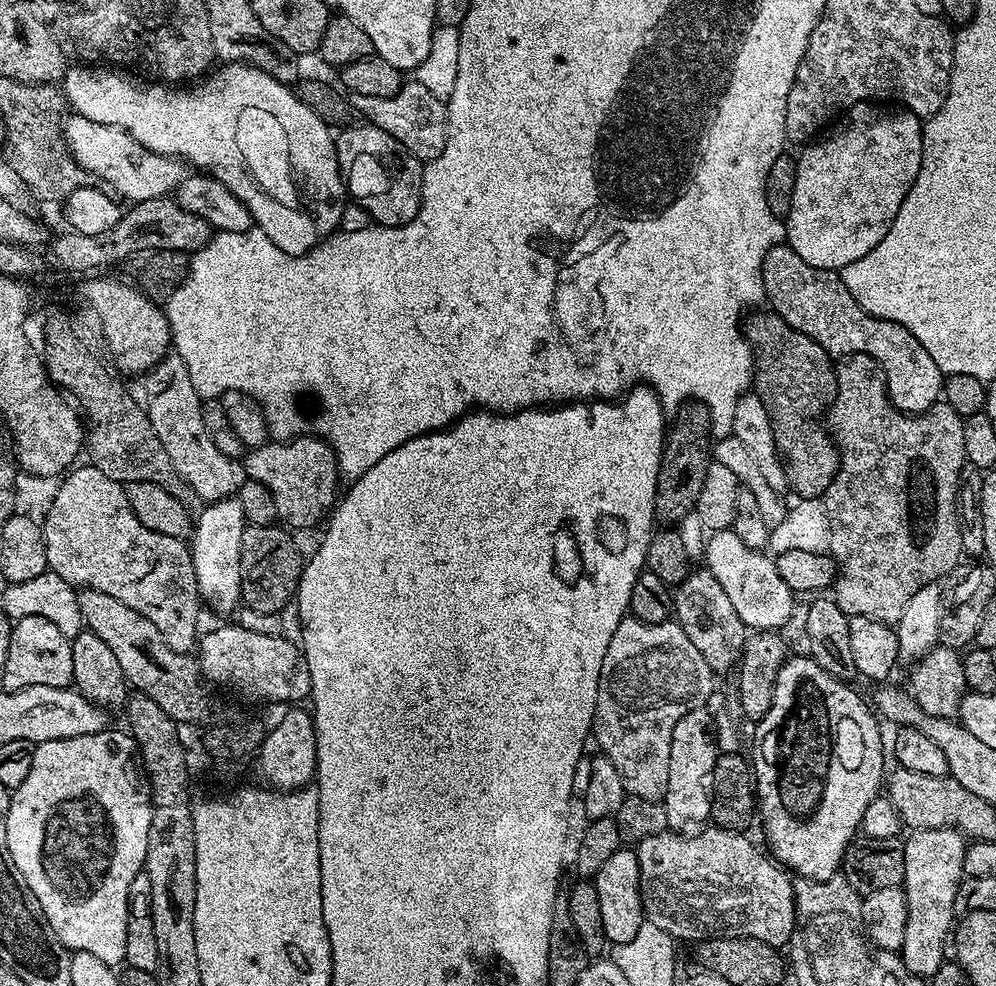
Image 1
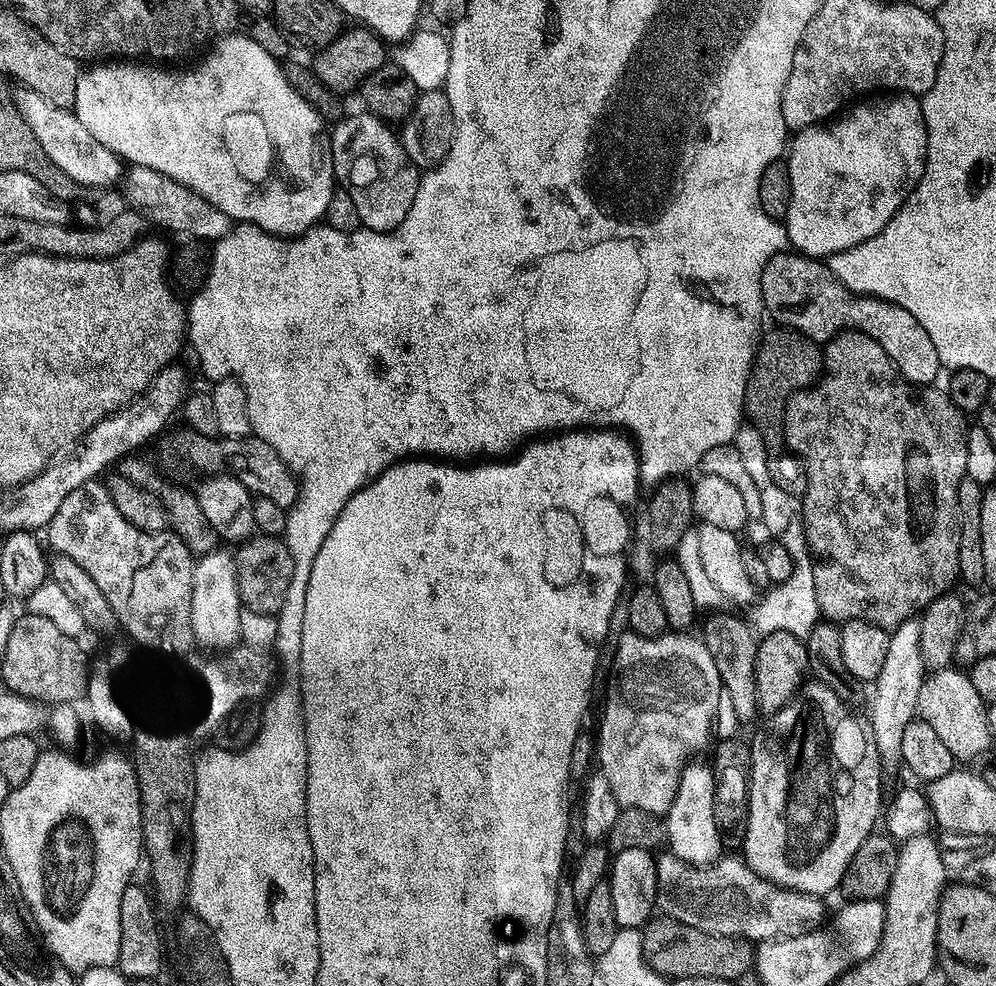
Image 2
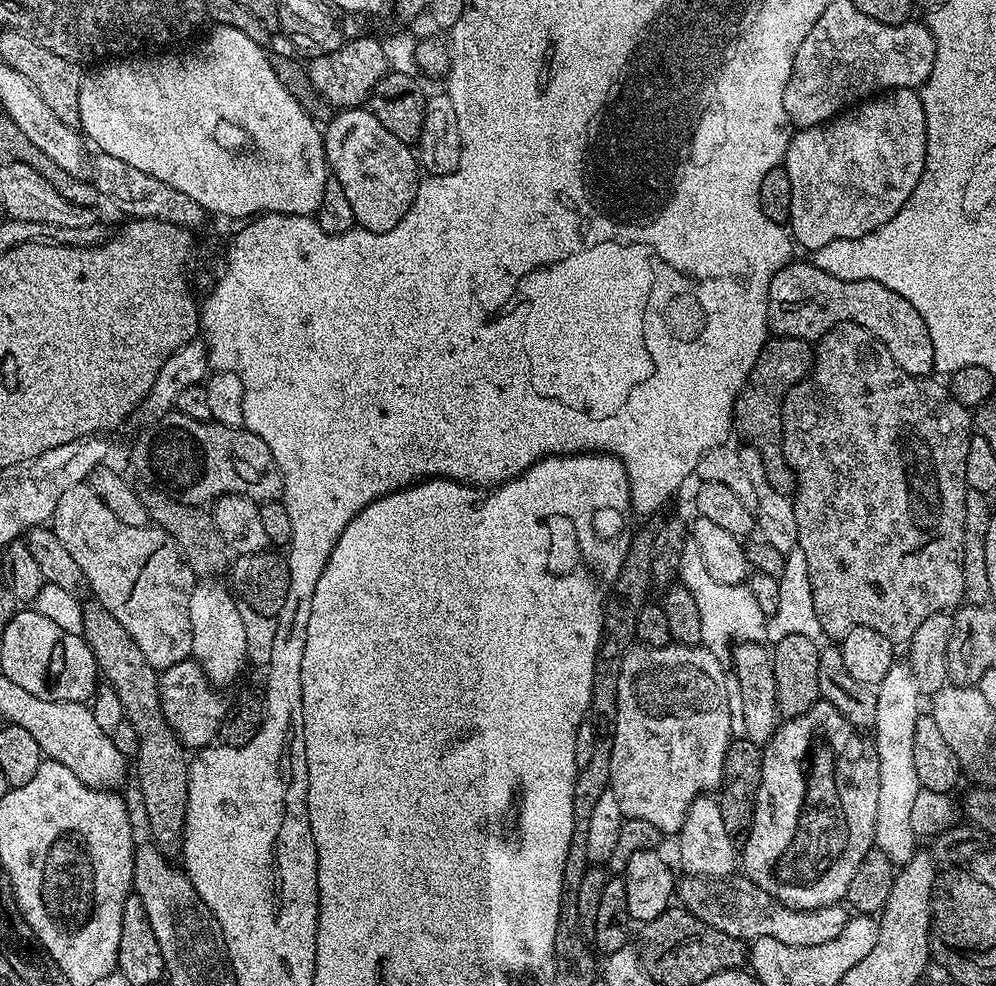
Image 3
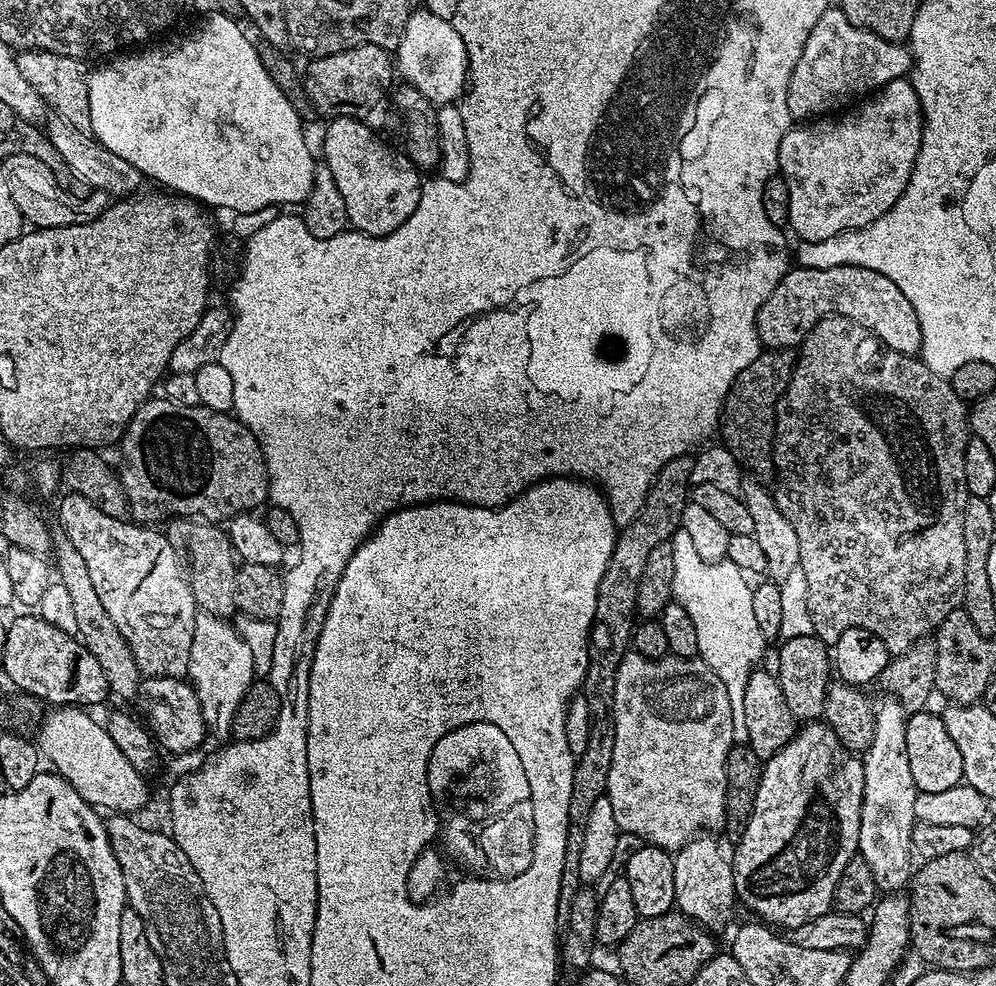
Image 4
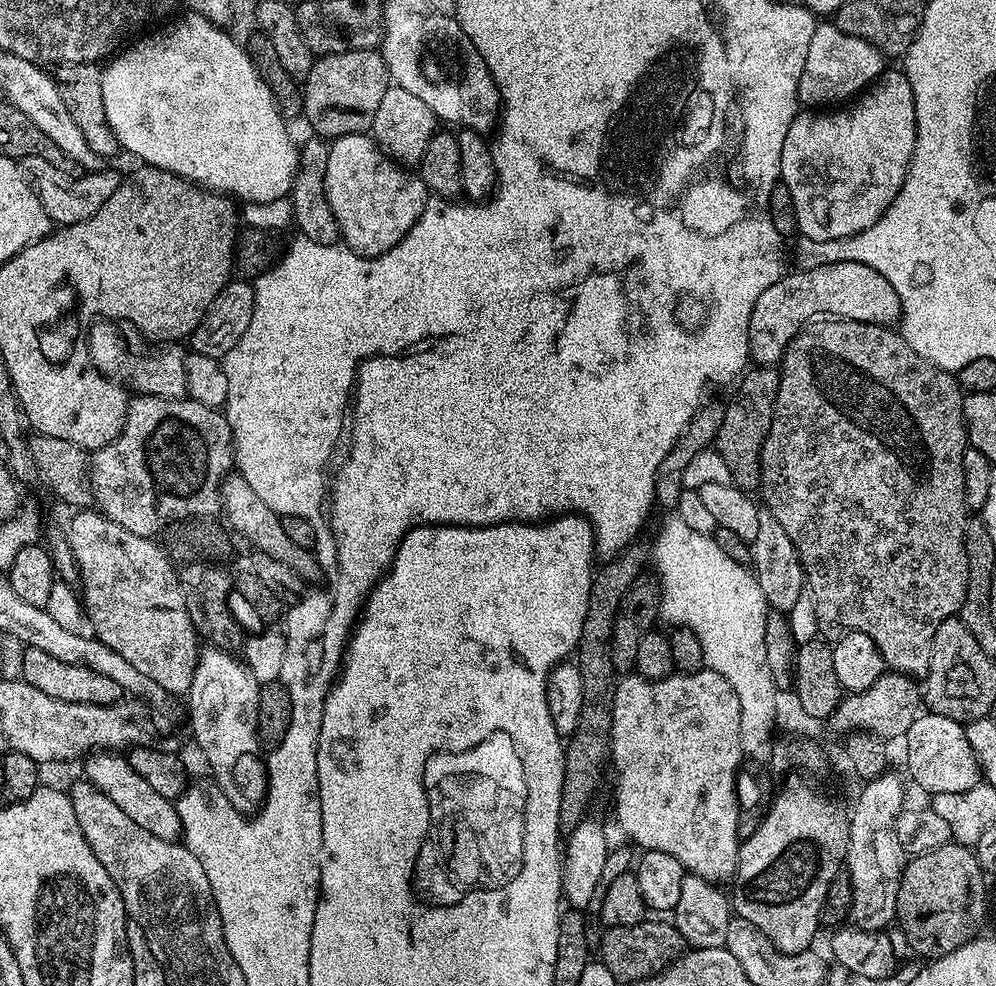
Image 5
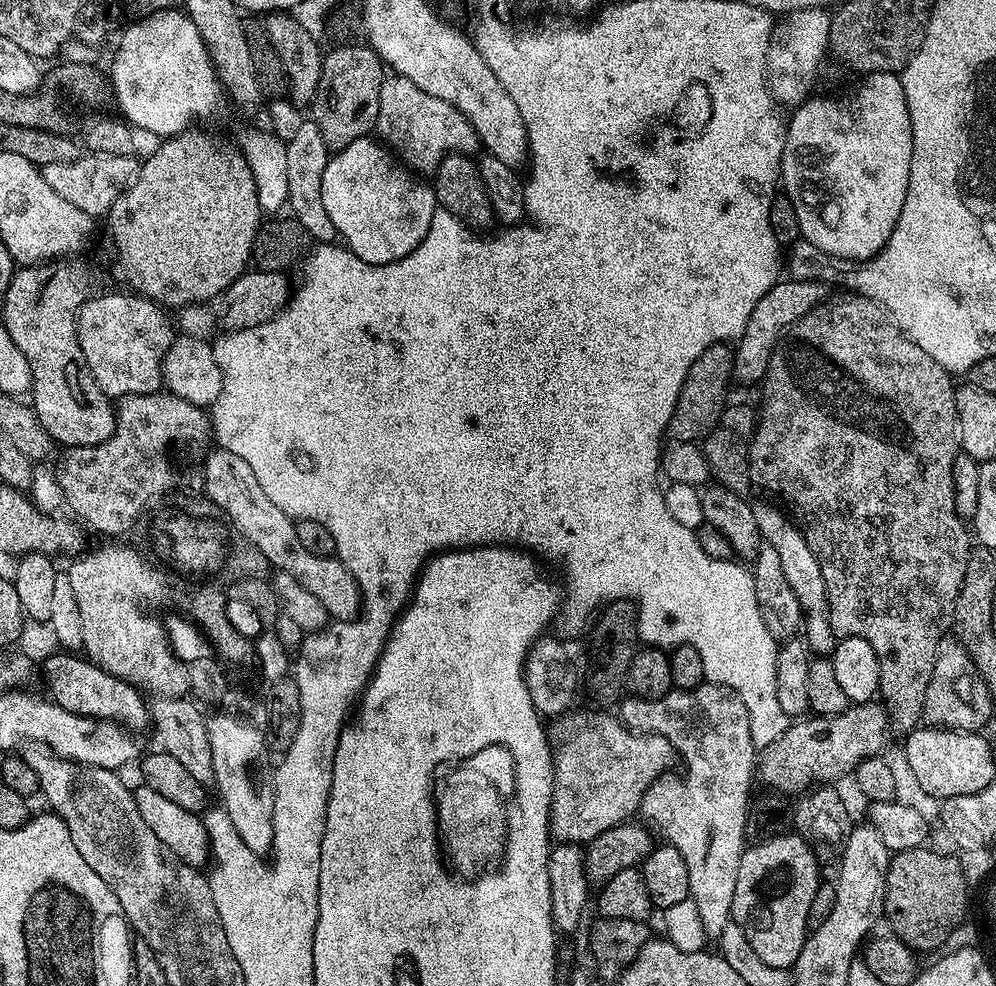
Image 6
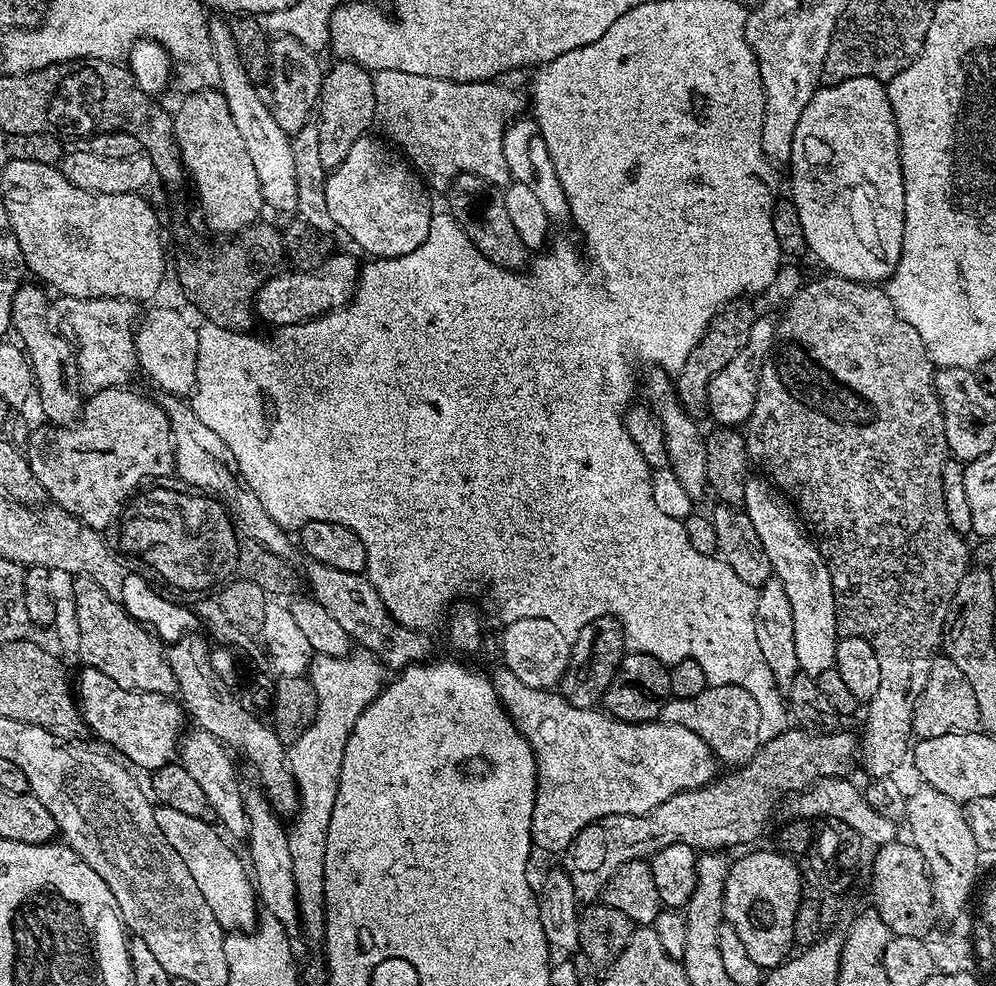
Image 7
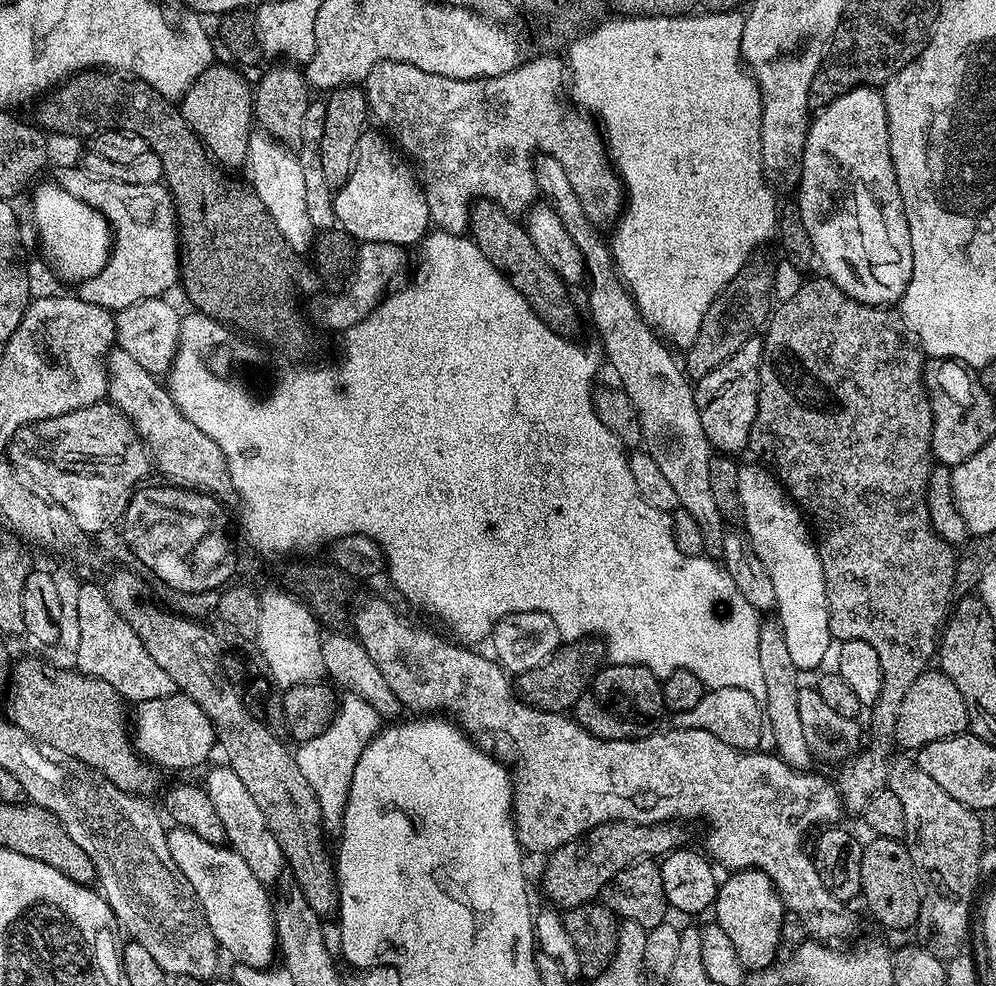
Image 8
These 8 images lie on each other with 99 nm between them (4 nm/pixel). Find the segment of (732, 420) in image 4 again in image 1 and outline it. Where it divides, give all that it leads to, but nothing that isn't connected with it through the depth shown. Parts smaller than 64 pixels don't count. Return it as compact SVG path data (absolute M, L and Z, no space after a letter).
M756 310L743 321L742 331L752 348L752 382L754 394L766 406L766 414L770 414L770 422L774 430L774 442L780 451L780 459L788 472L788 486L801 500L814 500L823 497L830 482L834 482L836 472L840 469L840 452L831 435L816 419L823 417L832 405L836 396L836 364L828 351L814 338L806 338L798 330L794 330L771 310Z

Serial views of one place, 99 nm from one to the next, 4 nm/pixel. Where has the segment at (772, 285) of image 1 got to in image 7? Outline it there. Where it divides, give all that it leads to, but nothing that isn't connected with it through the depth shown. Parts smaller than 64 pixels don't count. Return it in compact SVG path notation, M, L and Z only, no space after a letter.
M764 314L757 315L754 326L750 326L750 338L746 338L746 346L714 378L710 378L708 387L707 415L712 415L713 425L725 428L736 428L747 425L750 414L754 410L754 398L760 381L760 371L764 365L764 358L772 349L772 341L776 335L776 324Z

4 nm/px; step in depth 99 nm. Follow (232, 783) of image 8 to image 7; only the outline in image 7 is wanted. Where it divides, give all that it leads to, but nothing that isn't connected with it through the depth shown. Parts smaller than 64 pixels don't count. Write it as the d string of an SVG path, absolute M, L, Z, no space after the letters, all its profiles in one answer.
M193 727L191 731L183 737L178 753L179 763L183 764L184 769L198 781L198 786L202 786L206 799L210 801L213 817L224 823L223 831L229 837L247 837L248 819L244 805L244 788L236 777L236 768L232 765L231 758L228 757L231 756L229 749L225 748L220 741L215 740L210 733L203 732L201 728Z

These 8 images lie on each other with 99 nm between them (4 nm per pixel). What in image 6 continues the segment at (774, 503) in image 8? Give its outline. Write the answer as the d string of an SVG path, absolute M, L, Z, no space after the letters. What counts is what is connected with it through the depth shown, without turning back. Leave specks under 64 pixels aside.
M756 502L753 505L754 520L758 525L761 539L768 543L778 553L786 578L793 587L795 597L804 617L804 638L809 649L819 655L827 655L835 648L836 637L829 626L828 599L825 598L825 582L822 579L821 567L813 551L806 545L804 535L796 527L792 518L781 508L766 502Z

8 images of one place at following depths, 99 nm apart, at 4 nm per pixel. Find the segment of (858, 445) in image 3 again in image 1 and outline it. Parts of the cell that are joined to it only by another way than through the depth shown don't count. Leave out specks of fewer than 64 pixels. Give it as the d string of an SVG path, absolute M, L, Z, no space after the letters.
M856 352L852 356L843 357L836 364L836 396L826 413L826 428L832 440L836 443L837 450L840 452L840 469L837 470L834 482L830 482L827 492L822 497L824 507L828 511L828 524L831 528L827 551L836 562L837 573L834 581L834 599L838 607L847 616L874 618L874 622L895 625L896 621L902 618L902 610L906 610L906 602L910 602L910 598L914 598L914 594L918 594L918 590L922 590L922 586L943 581L943 576L945 578L951 577L961 567L962 534L960 533L956 491L960 485L960 472L964 469L966 463L964 458L966 442L962 439L964 417L943 402L931 404L925 412L915 414L899 412L892 405L892 399L888 396L888 380L884 376L880 363L866 354Z

